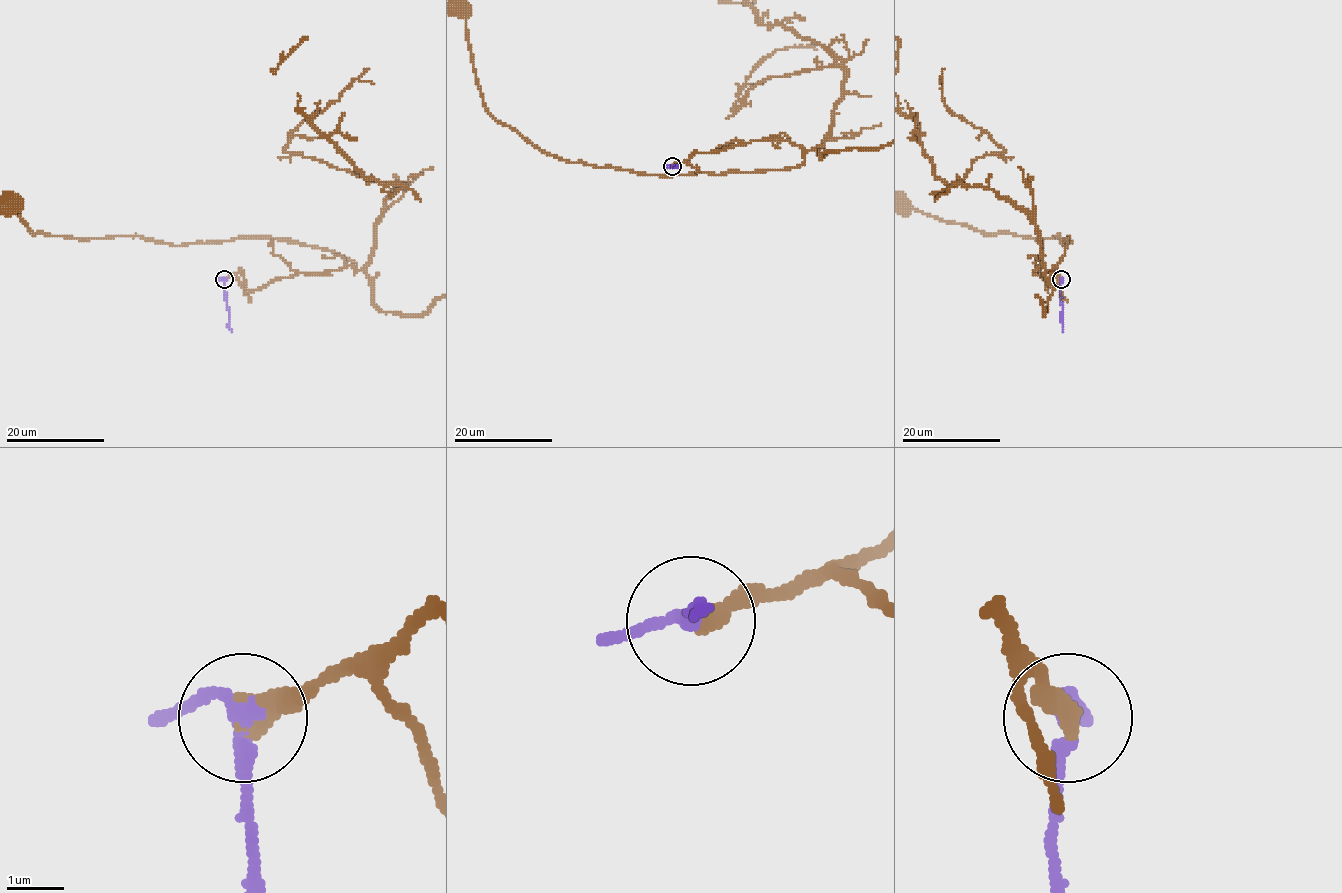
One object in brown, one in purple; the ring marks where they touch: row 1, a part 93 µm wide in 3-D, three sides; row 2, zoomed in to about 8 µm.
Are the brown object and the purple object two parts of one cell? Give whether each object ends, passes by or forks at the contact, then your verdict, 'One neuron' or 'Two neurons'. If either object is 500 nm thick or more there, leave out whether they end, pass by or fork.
At the ring brown ends. At the ring purple passes by. One neuron

